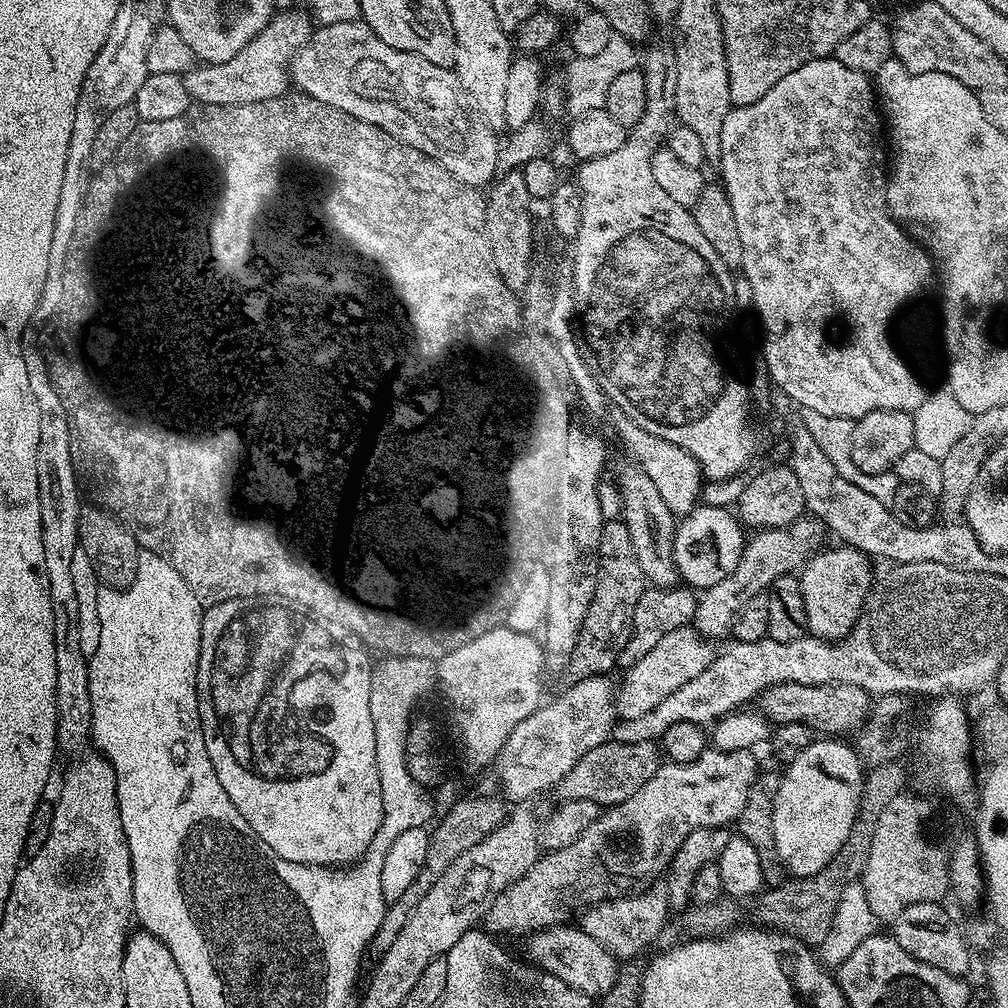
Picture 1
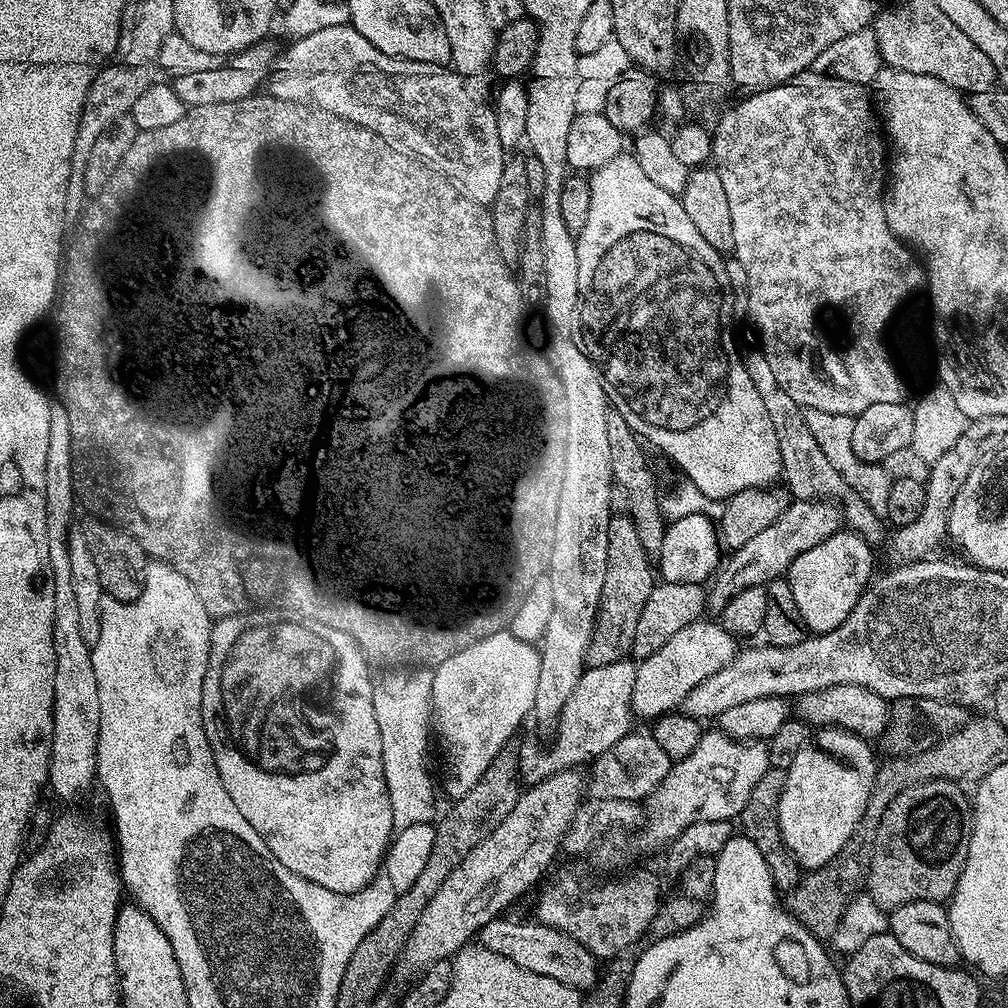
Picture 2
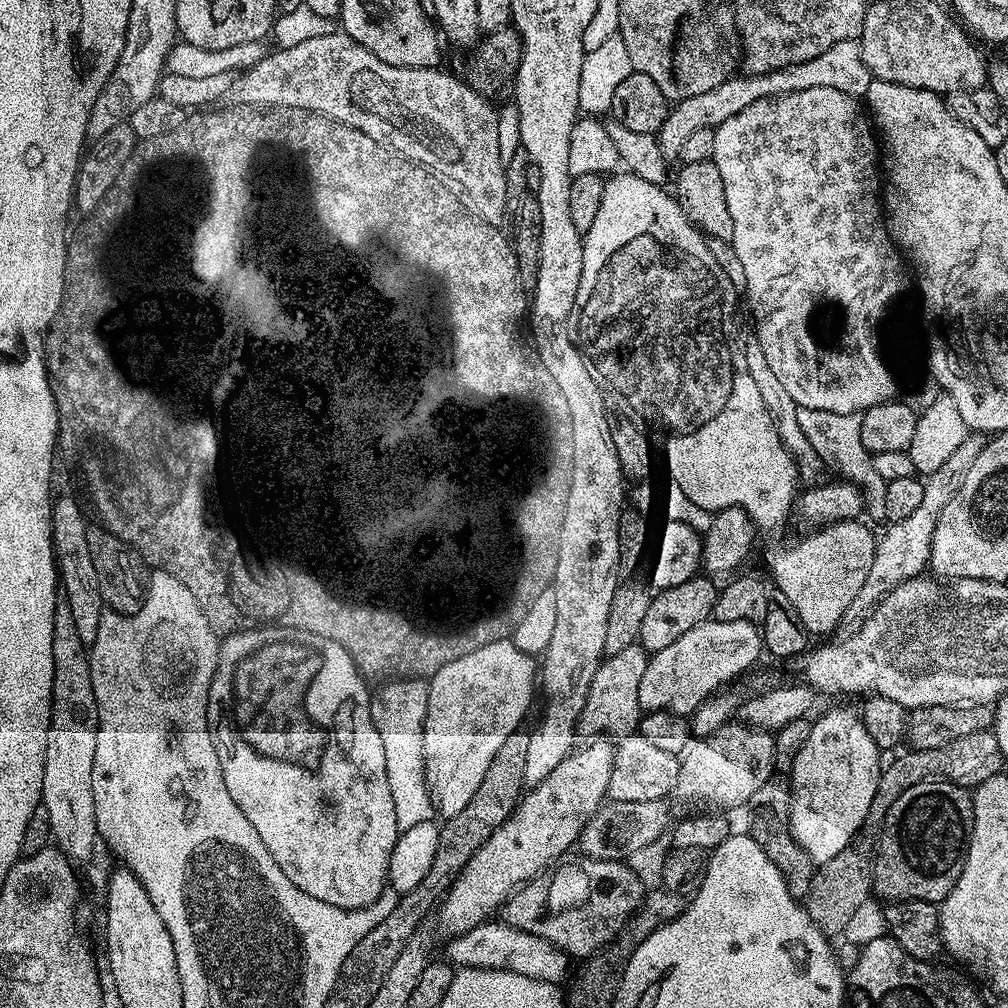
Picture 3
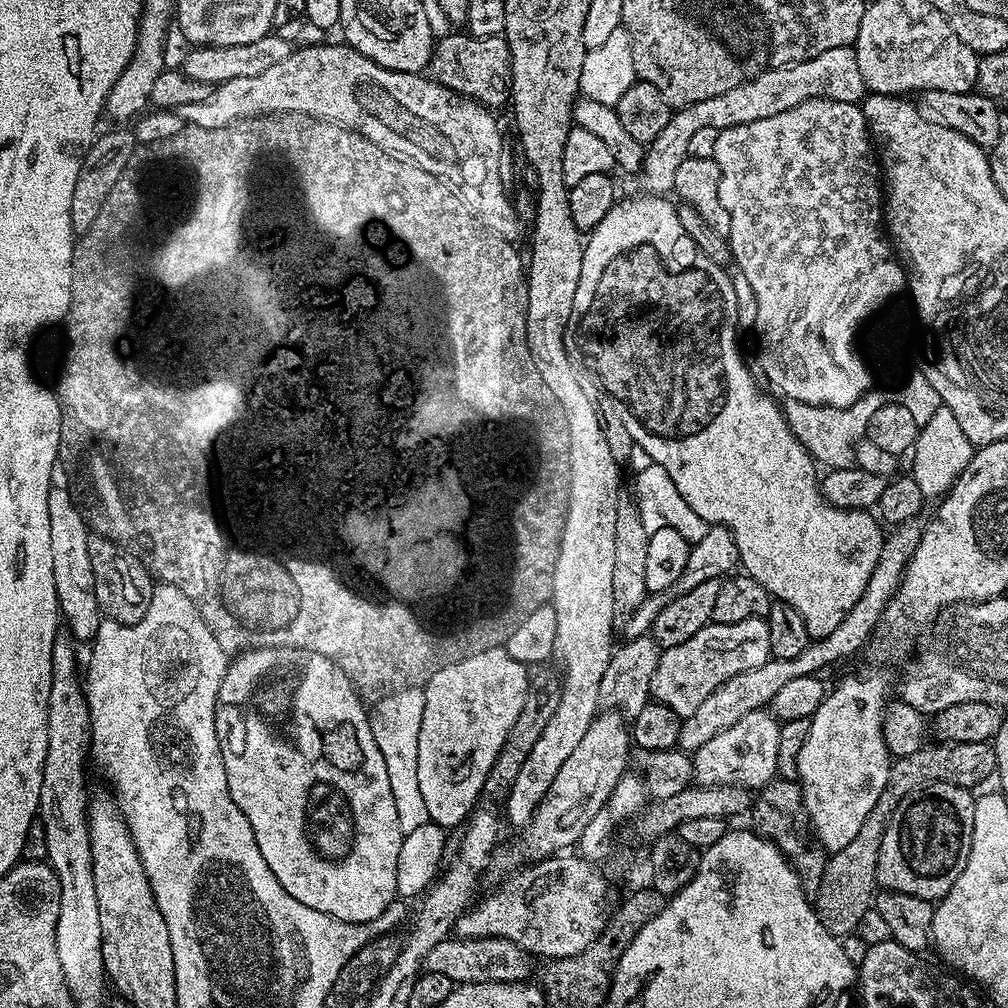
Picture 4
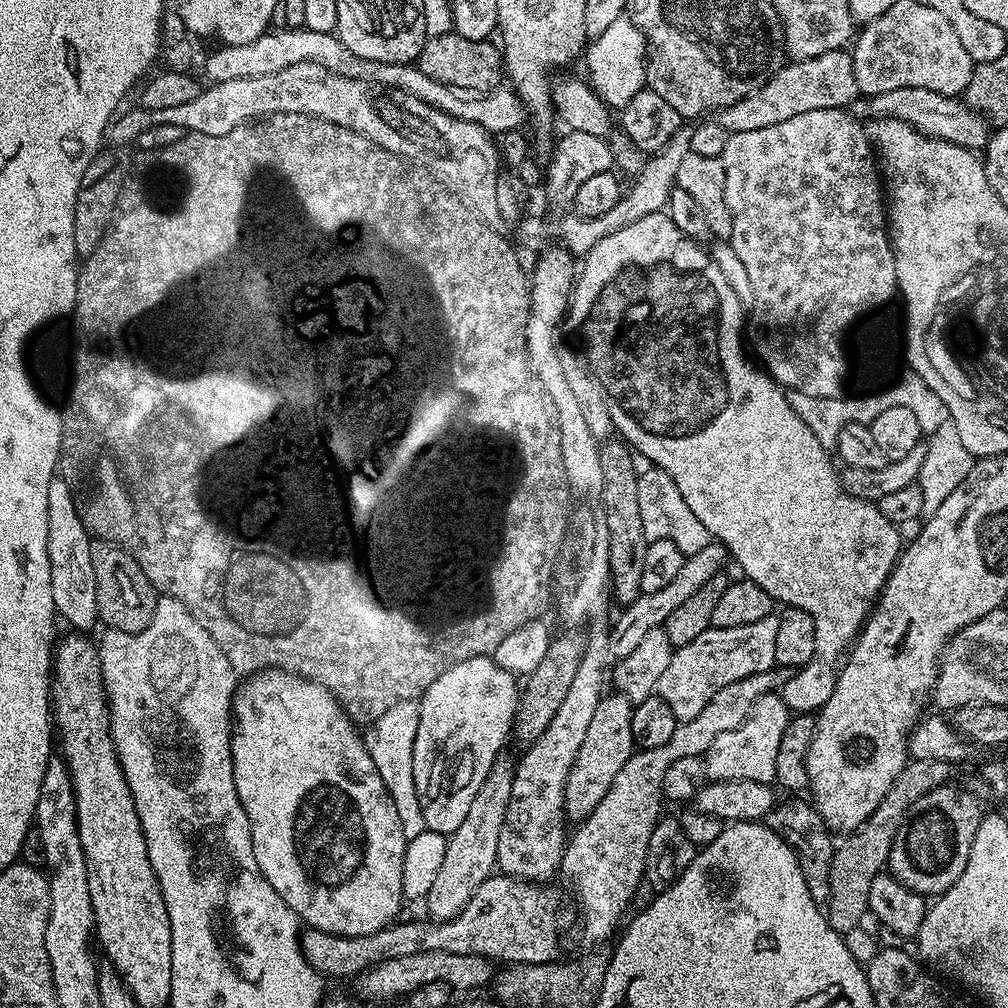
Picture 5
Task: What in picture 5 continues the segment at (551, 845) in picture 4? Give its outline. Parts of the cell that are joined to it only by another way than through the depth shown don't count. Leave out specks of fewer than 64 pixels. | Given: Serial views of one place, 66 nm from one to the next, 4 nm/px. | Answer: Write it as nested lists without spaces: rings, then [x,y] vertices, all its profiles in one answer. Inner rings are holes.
[[[617,690],[601,695],[590,727],[586,730],[586,739],[582,741],[582,750],[578,750],[578,758],[574,758],[574,766],[566,778],[564,815],[569,821],[579,822],[591,814],[594,806],[606,798],[606,790],[610,790],[610,782],[614,782],[618,770],[622,770],[622,766],[626,766],[632,757],[634,734],[630,730],[630,722],[633,707],[625,694]]]

